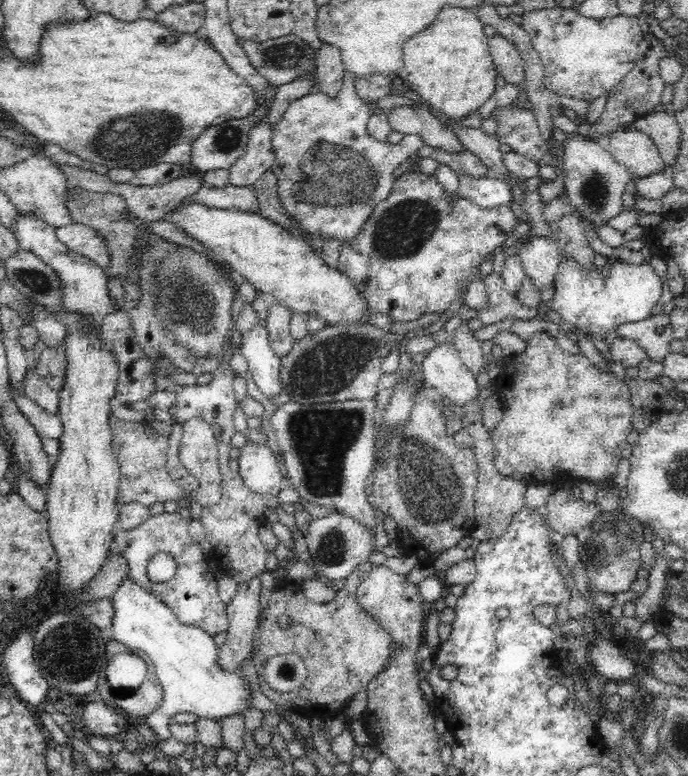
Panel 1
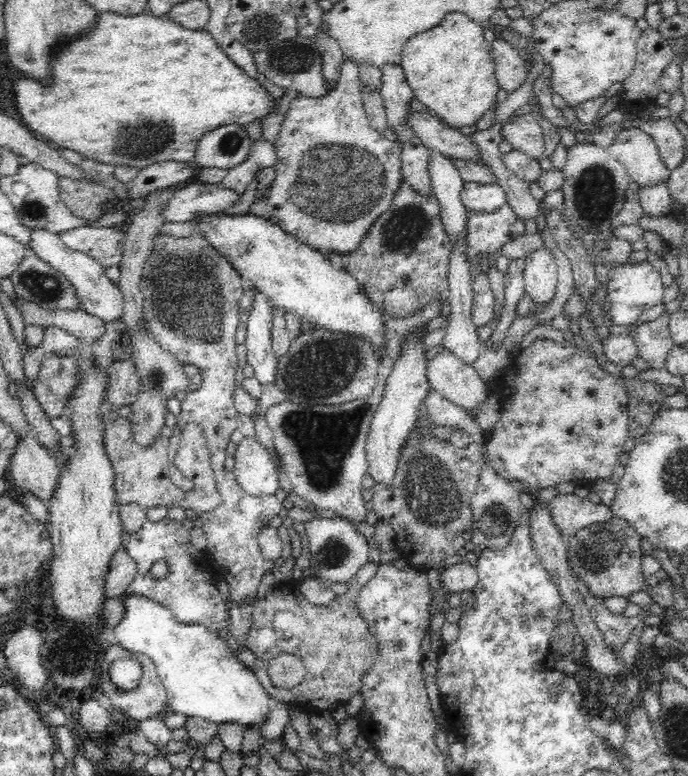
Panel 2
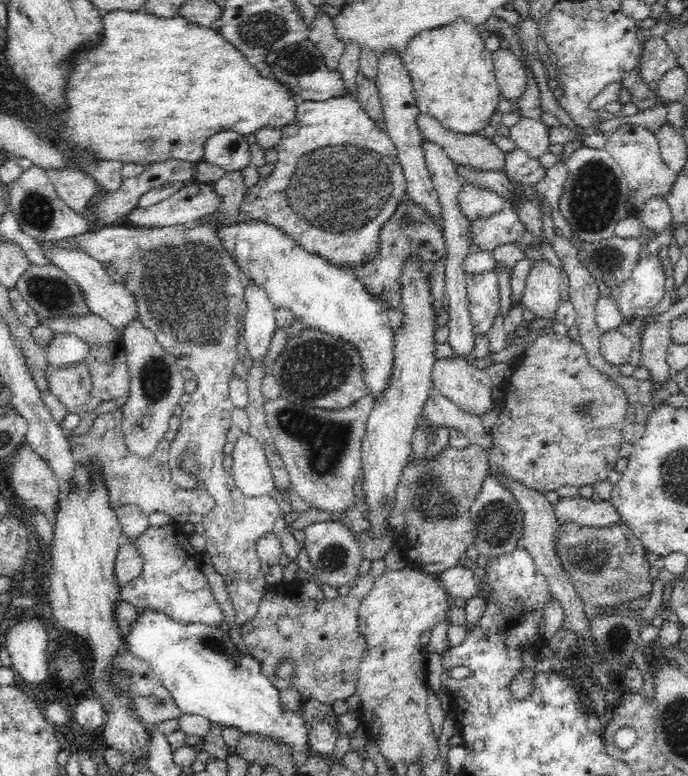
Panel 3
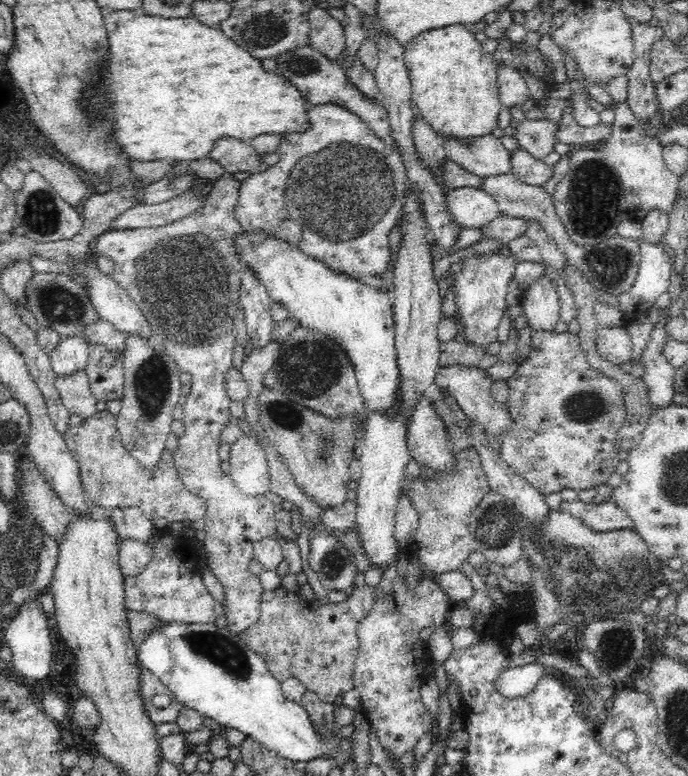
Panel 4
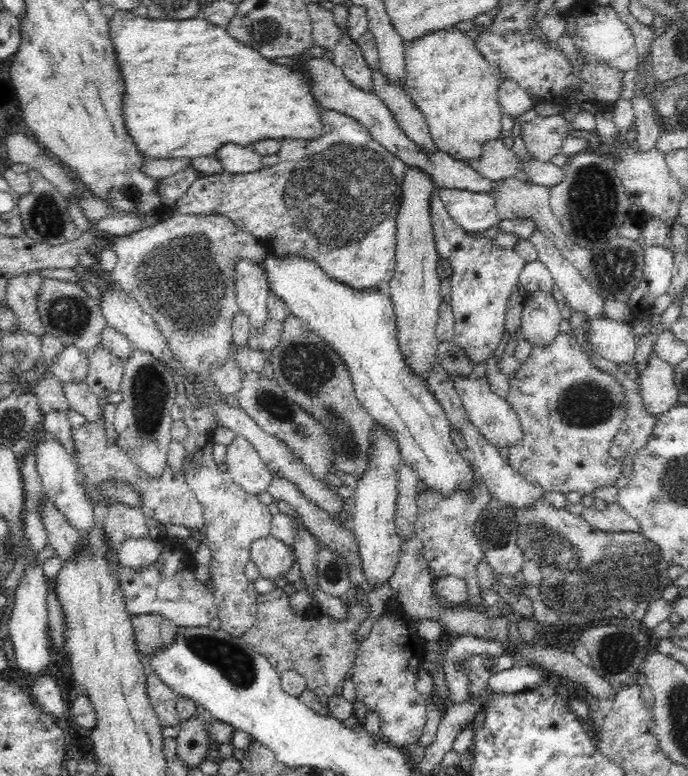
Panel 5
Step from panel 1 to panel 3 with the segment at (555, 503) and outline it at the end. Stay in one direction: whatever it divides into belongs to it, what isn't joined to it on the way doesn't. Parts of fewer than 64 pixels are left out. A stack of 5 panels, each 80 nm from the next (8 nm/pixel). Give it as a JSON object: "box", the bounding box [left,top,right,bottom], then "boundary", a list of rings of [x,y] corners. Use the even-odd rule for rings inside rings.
{"box":[555,495,622,528],"boundary":[[[580,495],[560,497],[555,504],[555,517],[562,525],[574,522],[578,526],[608,528],[622,524],[621,516],[611,501],[596,503]]]}

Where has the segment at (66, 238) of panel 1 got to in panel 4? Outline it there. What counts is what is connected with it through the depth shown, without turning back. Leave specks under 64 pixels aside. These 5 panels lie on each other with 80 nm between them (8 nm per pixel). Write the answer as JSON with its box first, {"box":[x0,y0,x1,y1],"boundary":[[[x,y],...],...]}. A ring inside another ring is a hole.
{"box":[90,174,276,635],"boundary":[[[226,174],[216,180],[214,188],[210,196],[207,198],[207,204],[202,206],[200,210],[196,213],[188,214],[182,218],[182,220],[174,220],[172,224],[162,225],[158,228],[141,228],[141,229],[128,229],[128,230],[114,230],[110,229],[109,231],[103,232],[97,239],[94,239],[91,248],[90,256],[108,256],[114,261],[113,271],[110,276],[122,287],[124,287],[128,294],[132,297],[132,300],[138,305],[138,308],[144,313],[148,325],[152,327],[152,331],[156,336],[156,342],[161,345],[161,354],[163,357],[172,357],[172,360],[176,363],[176,366],[179,368],[180,372],[189,372],[191,374],[191,389],[190,393],[184,399],[182,404],[183,417],[181,418],[184,422],[185,430],[184,435],[178,437],[179,447],[173,453],[173,465],[176,467],[178,474],[180,475],[181,481],[184,483],[184,486],[195,495],[200,496],[200,498],[206,501],[206,514],[203,516],[204,530],[206,531],[206,540],[204,540],[205,550],[208,553],[208,565],[210,566],[211,571],[214,573],[218,581],[224,587],[225,600],[224,612],[223,615],[226,616],[227,626],[226,628],[235,635],[240,635],[242,631],[245,631],[249,626],[257,623],[261,612],[261,602],[263,600],[264,588],[262,587],[262,582],[260,582],[260,576],[252,574],[248,569],[250,562],[253,561],[253,551],[254,544],[259,541],[265,540],[274,536],[275,527],[276,527],[276,505],[274,502],[271,502],[266,496],[248,496],[241,492],[241,490],[233,483],[231,478],[226,477],[220,464],[220,456],[218,455],[218,448],[222,446],[222,441],[220,441],[220,432],[222,428],[228,425],[228,418],[230,418],[230,403],[231,400],[226,394],[225,387],[225,376],[226,370],[232,365],[232,356],[234,356],[234,317],[241,310],[239,298],[240,298],[240,269],[243,268],[240,257],[242,257],[241,250],[233,247],[233,238],[240,233],[243,233],[244,230],[242,225],[236,219],[234,215],[234,205],[237,204],[239,198],[239,189],[241,188],[241,182],[236,180],[232,174]]]}

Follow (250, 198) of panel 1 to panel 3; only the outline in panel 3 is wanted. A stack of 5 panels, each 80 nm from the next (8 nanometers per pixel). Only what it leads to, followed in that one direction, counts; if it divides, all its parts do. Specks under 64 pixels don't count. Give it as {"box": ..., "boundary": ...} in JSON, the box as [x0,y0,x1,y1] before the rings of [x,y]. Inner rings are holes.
{"box":[122,181,223,228],"boundary":[[[191,181],[159,204],[132,209],[122,223],[127,226],[142,225],[142,228],[186,224],[210,215],[222,202],[223,199],[215,194],[212,184]]]}

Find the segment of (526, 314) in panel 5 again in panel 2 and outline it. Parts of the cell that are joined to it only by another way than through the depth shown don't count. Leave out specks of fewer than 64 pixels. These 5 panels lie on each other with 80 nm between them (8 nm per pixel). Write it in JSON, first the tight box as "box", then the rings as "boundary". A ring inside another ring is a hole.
{"box":[523,248,558,306],"boundary":[[[537,248],[525,256],[523,281],[524,296],[529,296],[536,306],[551,302],[558,284],[558,264],[550,249]]]}

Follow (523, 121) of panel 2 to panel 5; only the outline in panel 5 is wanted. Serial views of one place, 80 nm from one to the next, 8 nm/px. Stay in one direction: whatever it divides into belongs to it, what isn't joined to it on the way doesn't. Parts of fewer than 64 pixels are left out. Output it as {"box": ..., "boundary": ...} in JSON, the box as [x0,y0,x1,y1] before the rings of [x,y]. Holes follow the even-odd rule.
{"box":[520,115,570,163],"boundary":[[[537,115],[531,122],[522,123],[520,134],[528,152],[540,162],[550,163],[570,132],[568,121],[560,115]]]}

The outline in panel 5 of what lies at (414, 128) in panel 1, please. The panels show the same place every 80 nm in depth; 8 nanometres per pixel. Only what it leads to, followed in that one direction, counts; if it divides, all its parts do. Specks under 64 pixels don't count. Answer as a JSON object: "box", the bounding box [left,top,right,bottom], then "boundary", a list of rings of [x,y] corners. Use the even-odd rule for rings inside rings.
{"box":[465,138,520,182],"boundary":[[[502,138],[486,141],[480,156],[465,163],[492,182],[516,177],[520,168],[519,158],[512,149],[506,148]]]}

